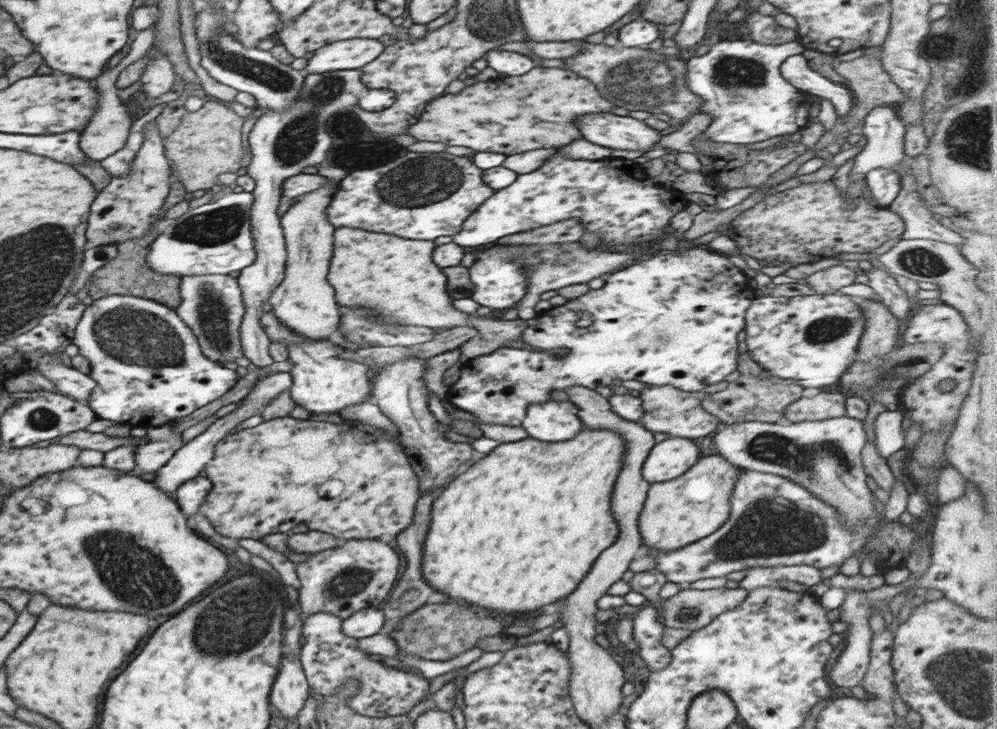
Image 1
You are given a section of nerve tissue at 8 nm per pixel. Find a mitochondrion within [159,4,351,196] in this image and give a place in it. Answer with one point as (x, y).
(273, 79)

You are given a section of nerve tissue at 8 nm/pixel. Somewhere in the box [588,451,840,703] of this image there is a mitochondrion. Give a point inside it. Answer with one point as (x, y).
(772, 528)

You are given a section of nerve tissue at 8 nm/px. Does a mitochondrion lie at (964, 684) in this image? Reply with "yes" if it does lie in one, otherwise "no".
yes

